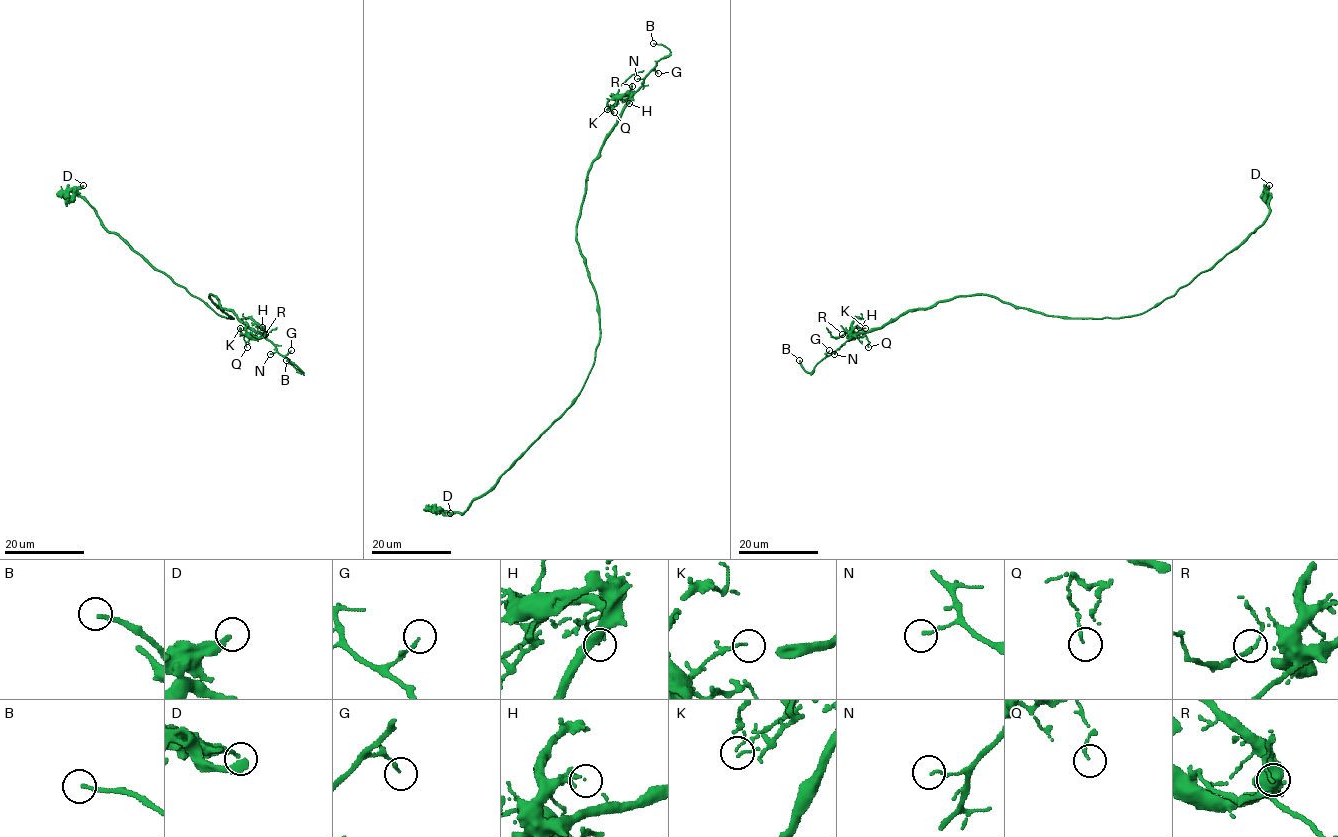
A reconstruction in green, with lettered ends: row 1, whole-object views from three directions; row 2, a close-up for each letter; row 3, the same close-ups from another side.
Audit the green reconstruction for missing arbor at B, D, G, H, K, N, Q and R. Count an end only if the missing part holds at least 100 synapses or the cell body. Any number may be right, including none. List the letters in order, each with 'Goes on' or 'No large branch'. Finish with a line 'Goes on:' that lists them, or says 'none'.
B: Goes on
D: No large branch
G: No large branch
H: No large branch
K: No large branch
N: No large branch
Q: No large branch
R: No large branch
Goes on: B

